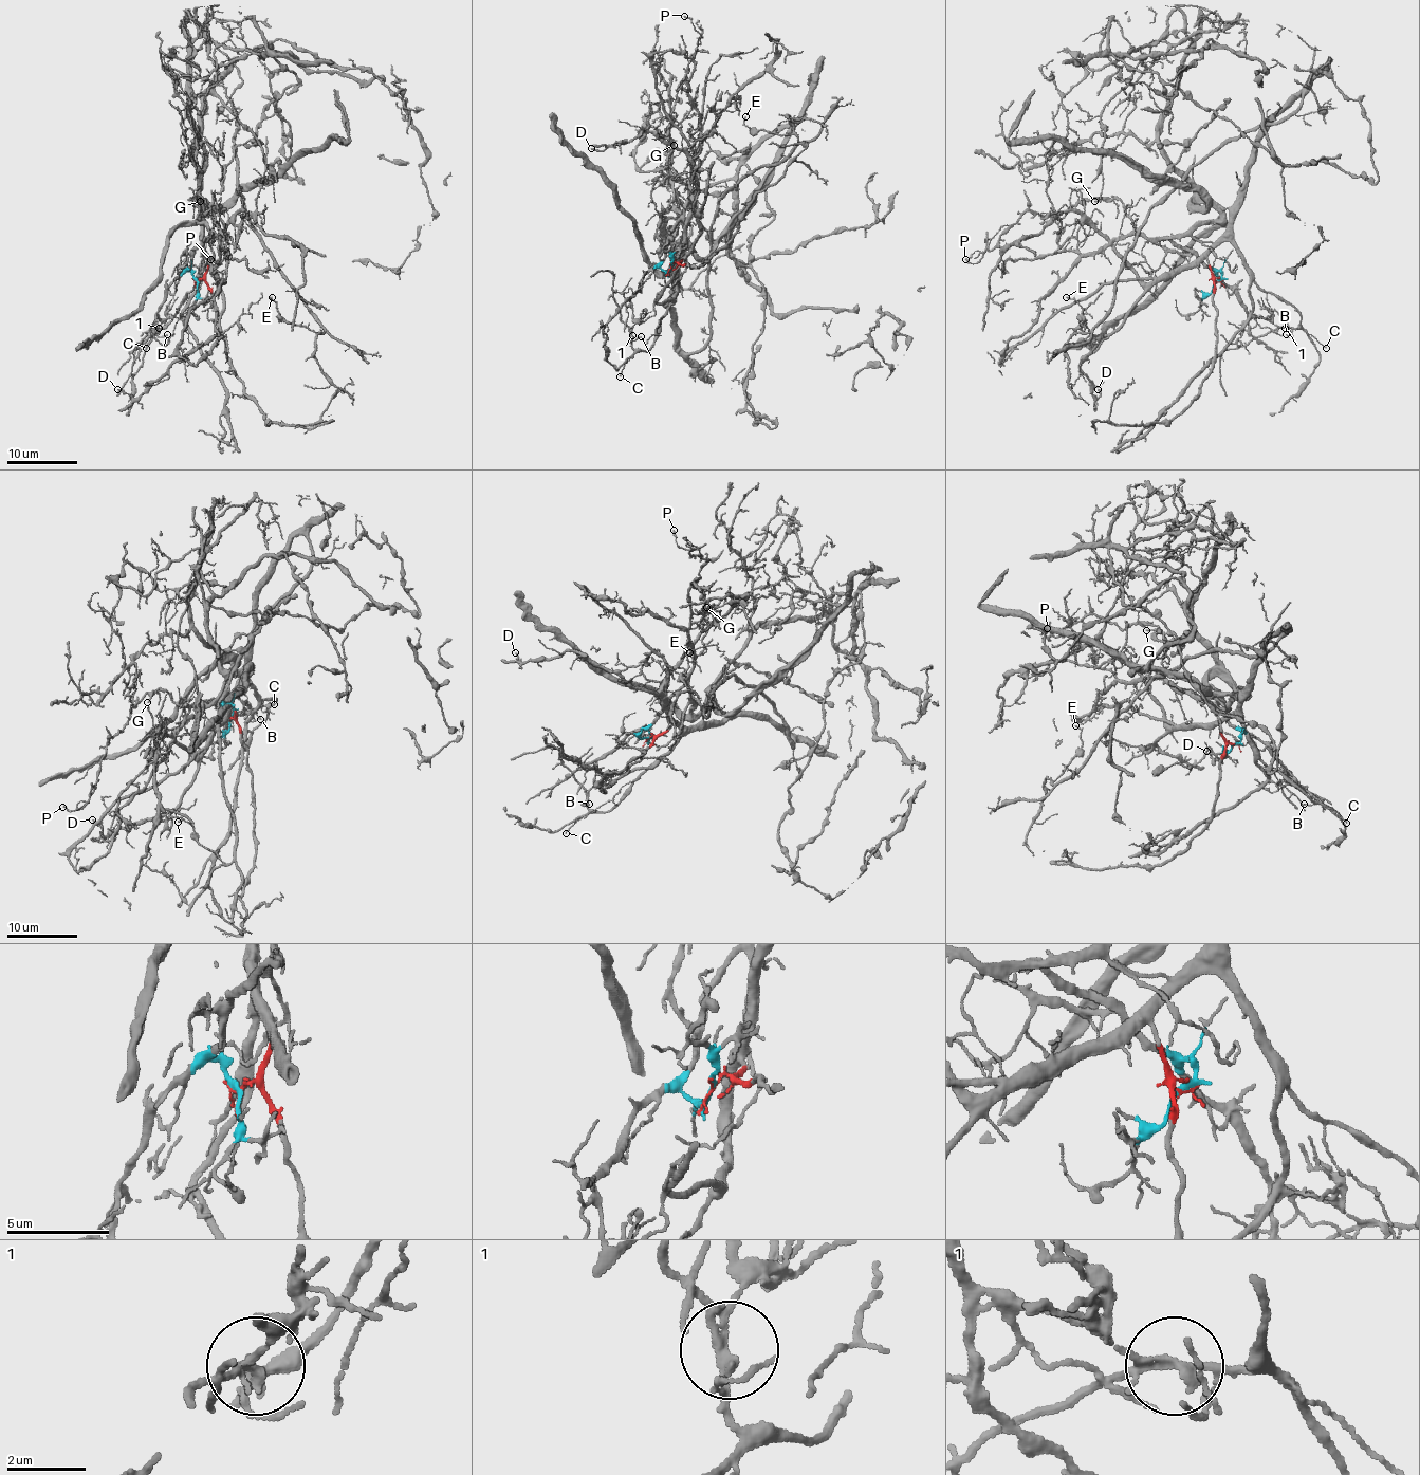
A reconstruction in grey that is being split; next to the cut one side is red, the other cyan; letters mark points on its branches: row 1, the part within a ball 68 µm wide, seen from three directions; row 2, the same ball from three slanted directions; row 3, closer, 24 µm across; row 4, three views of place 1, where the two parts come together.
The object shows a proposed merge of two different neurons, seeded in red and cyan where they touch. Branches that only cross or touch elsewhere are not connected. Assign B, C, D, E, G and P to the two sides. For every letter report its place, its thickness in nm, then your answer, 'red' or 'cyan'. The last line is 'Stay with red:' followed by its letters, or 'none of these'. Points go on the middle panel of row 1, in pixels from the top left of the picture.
B: at (641, 336); 110 nm thick; cyan
C: at (620, 376); 90 nm thick; red
D: at (591, 148); 160 nm thick; red
E: at (745, 116); 80 nm thick; red
G: at (674, 145); 110 nm thick; cyan
P: at (684, 16); 140 nm thick; cyan
Stay with red: C, D, E

